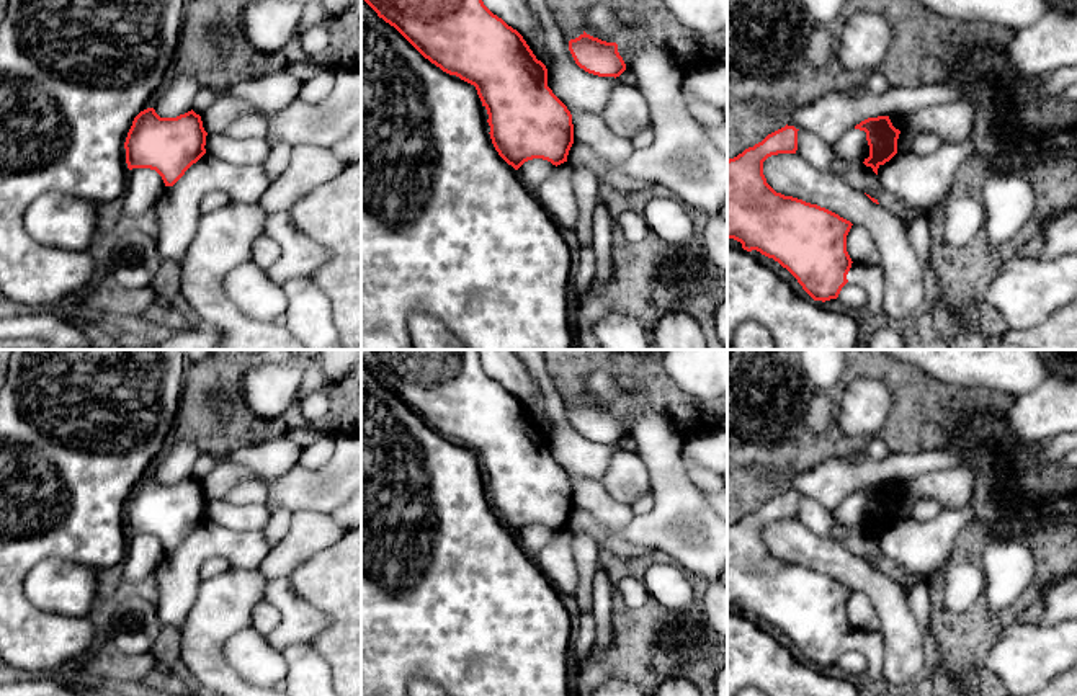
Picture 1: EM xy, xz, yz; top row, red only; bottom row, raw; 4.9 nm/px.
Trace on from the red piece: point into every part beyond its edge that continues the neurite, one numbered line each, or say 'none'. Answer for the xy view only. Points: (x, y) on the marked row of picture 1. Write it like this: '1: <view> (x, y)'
none

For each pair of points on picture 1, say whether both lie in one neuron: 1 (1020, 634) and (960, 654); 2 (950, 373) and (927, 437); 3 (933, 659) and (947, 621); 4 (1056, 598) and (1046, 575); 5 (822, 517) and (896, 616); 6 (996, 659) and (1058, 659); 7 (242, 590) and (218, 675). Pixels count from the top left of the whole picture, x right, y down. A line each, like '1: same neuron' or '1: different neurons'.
1: different neurons
2: different neurons
3: different neurons
4: different neurons
5: different neurons
6: same neuron
7: same neuron

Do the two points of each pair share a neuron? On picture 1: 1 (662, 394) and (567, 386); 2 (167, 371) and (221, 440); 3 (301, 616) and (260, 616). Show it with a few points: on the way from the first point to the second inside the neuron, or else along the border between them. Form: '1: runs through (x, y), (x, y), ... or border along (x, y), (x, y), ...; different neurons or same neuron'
1: runs through (639, 371), (634, 366), (590, 366); same neuron
2: border along (187, 366), (178, 410), (172, 427); different neurons
3: border along (263, 598), (278, 613), (278, 624), (267, 636); different neurons

